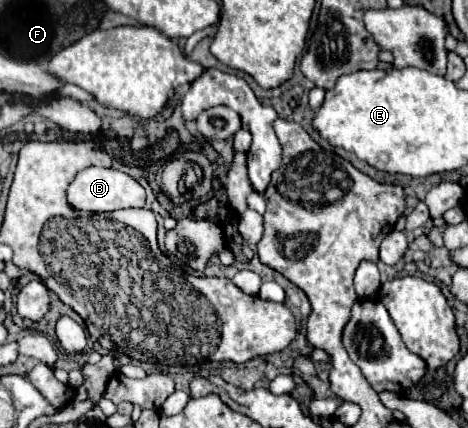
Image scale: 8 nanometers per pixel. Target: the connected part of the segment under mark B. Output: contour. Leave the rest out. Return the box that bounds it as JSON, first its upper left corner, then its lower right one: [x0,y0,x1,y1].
[68,166,146,212]

